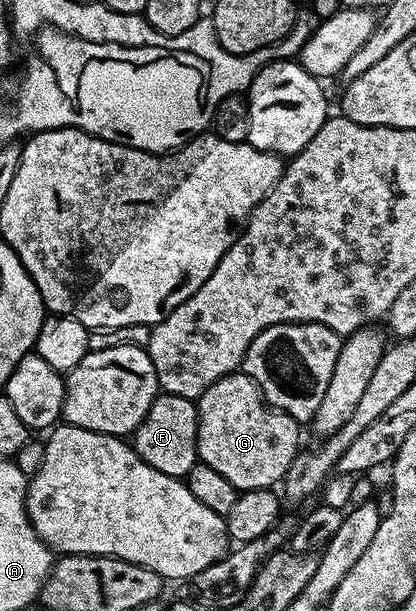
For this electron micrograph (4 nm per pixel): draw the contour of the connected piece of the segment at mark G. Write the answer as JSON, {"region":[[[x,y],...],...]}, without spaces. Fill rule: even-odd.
{"region":[[[245,373],[226,375],[213,383],[196,401],[198,405],[198,458],[212,465],[216,473],[221,473],[232,481],[239,493],[252,489],[277,488],[286,478],[286,470],[292,465],[300,450],[298,431],[300,424],[283,411],[269,406],[262,398],[261,391]]]}

